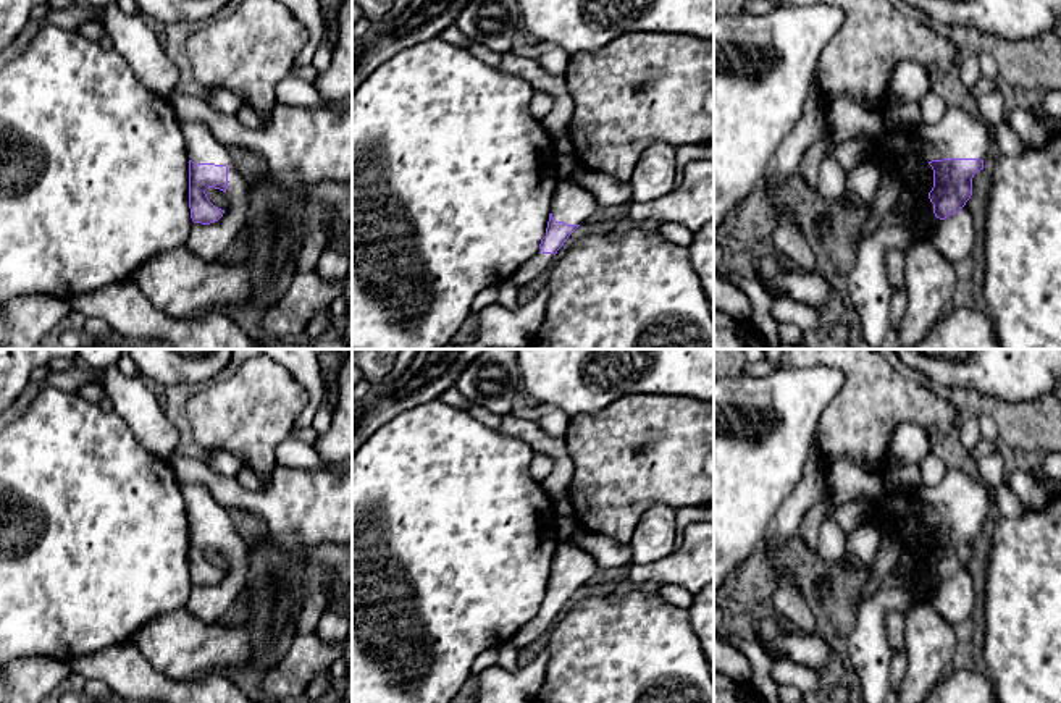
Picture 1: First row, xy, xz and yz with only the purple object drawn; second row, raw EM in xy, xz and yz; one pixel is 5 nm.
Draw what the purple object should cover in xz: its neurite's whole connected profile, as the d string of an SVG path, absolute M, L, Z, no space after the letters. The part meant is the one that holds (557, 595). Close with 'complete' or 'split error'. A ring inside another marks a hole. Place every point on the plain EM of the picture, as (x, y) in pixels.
M559 541L539 612L512 637L510 643L522 648L535 642L549 629L568 598L596 572L598 564L589 553L570 541Z; split error

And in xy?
M202 483L181 485L181 493L187 507L189 520L189 570L192 588L186 609L203 622L213 624L237 601L245 588L249 572L249 543L234 527L228 509L221 506ZM208 549L220 551L228 556L229 569L221 572L215 569L205 553Z; split error

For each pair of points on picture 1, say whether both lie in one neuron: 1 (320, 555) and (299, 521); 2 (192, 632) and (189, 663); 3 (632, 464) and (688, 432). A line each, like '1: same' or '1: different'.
1: different
2: same
3: same

